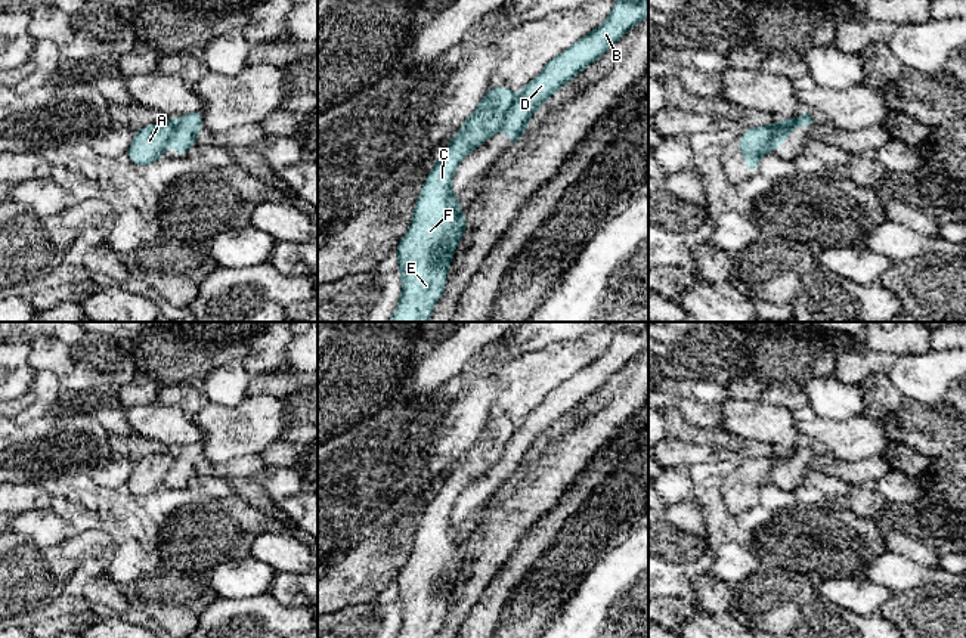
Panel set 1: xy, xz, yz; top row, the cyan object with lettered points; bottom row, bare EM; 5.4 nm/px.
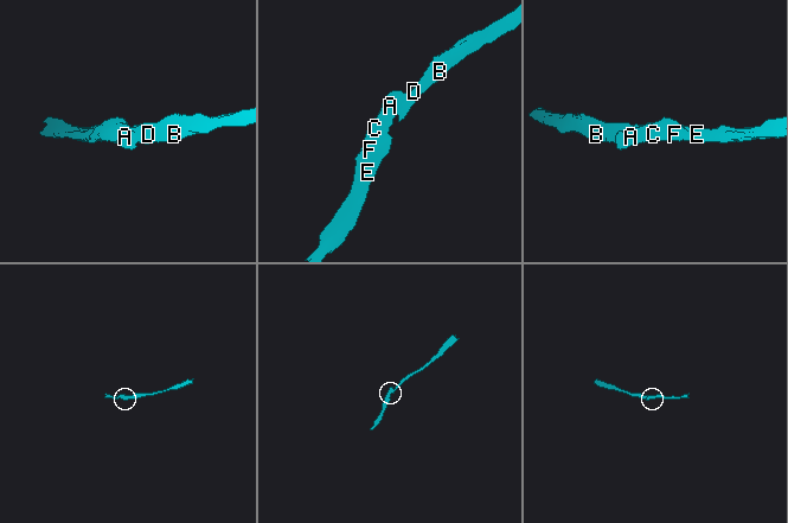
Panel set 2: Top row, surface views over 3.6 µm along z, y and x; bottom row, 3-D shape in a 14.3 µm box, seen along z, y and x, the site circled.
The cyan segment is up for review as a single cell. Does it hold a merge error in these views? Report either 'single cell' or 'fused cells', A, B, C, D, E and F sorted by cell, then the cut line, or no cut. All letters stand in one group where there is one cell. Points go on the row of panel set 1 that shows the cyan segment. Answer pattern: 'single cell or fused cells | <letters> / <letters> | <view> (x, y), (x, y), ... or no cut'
fused cells | A C E F / B D | yz (793, 120), (773, 136), (768, 151)

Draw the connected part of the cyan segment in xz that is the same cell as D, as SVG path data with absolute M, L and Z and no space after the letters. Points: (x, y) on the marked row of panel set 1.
M617 0L603 25L594 28L567 50L551 59L527 83L507 111L501 130L517 145L527 131L529 118L580 71L600 59L634 25L648 16L648 0Z

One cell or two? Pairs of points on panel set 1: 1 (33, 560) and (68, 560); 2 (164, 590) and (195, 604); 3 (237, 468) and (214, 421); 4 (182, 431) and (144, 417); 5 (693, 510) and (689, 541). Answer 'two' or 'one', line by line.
1: one
2: one
3: two
4: one
5: one

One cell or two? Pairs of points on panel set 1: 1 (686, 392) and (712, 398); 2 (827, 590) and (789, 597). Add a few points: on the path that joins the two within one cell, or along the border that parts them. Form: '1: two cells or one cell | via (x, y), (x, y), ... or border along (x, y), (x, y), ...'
1: one cell | via (692, 392), (706, 392)
2: two cells | border along (819, 584), (816, 588), (817, 598)

